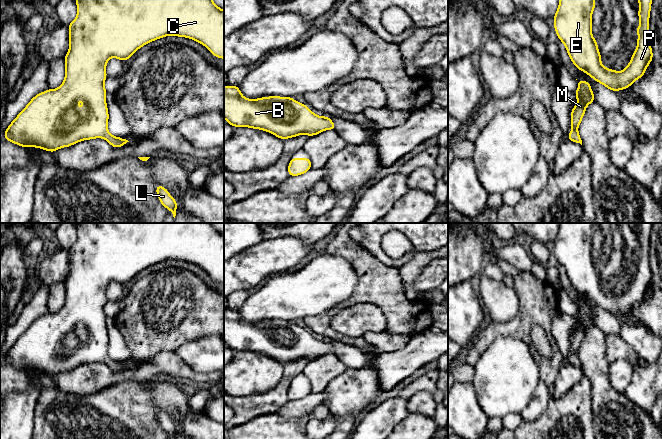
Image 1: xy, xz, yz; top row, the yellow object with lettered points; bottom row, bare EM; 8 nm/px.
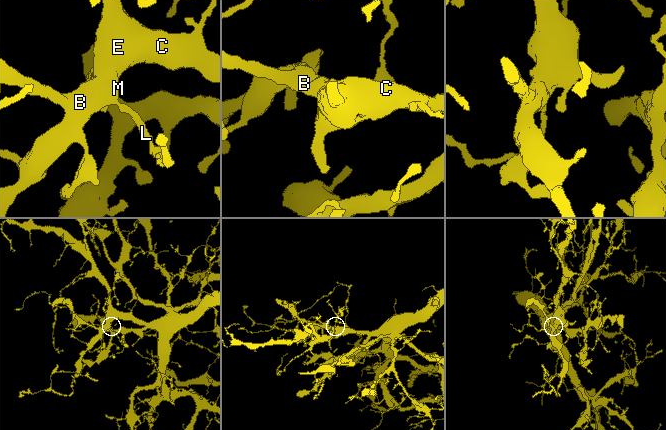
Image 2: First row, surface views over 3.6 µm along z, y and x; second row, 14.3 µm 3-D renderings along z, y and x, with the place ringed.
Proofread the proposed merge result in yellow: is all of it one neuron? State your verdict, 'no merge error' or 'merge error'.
no merge error

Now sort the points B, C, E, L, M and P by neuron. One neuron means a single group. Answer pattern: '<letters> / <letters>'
B C E L M P

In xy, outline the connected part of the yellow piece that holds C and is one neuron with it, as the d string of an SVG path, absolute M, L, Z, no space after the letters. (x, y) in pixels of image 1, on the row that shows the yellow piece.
M75 0L77 16L68 25L69 50L64 56L65 78L57 89L48 89L34 96L7 127L3 137L21 147L36 147L55 152L83 140L105 139L119 148L129 142L108 132L109 113L106 103L107 62L115 57L127 61L144 45L165 36L192 39L205 46L213 56L224 59L224 10L212 0Z

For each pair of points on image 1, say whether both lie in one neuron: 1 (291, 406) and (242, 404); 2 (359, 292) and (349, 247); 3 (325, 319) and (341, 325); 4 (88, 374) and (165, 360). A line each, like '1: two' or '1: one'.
1: two
2: one
3: two
4: one

